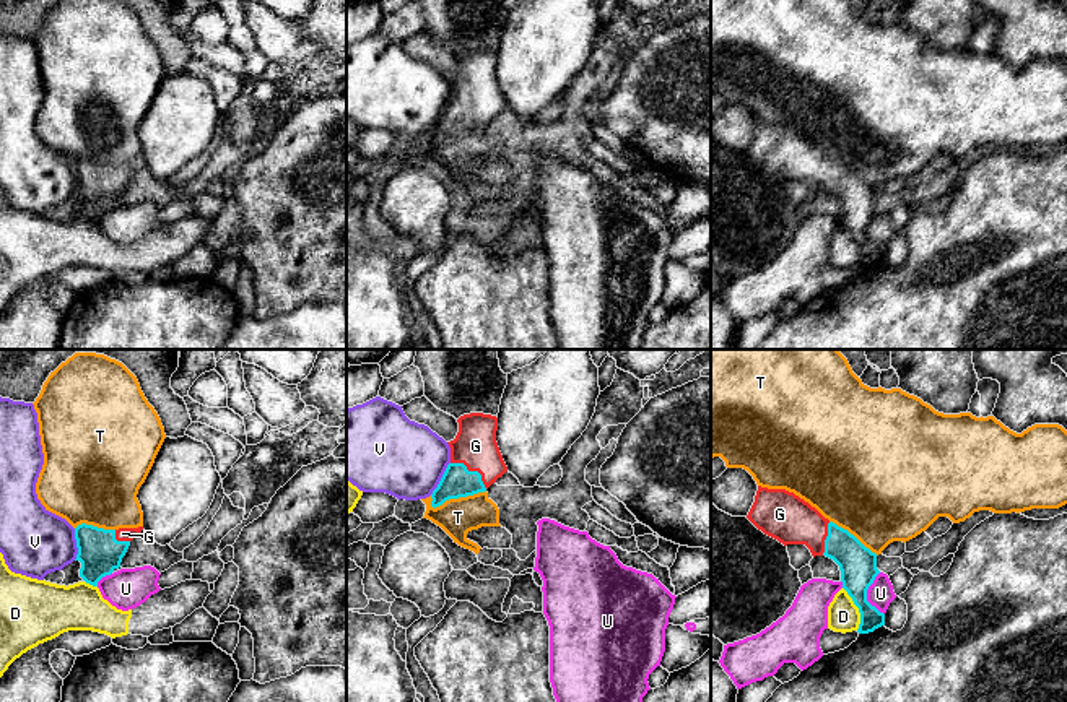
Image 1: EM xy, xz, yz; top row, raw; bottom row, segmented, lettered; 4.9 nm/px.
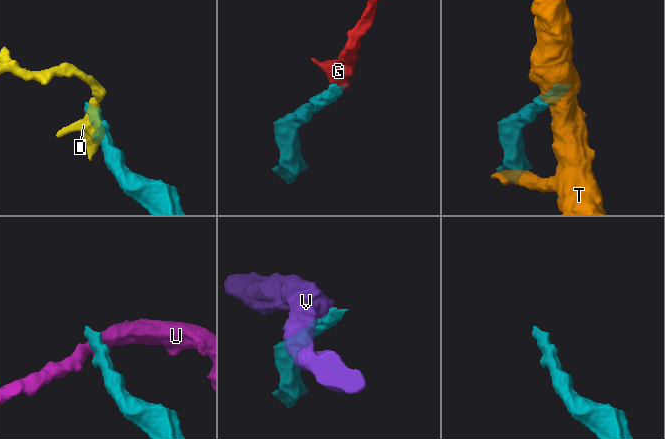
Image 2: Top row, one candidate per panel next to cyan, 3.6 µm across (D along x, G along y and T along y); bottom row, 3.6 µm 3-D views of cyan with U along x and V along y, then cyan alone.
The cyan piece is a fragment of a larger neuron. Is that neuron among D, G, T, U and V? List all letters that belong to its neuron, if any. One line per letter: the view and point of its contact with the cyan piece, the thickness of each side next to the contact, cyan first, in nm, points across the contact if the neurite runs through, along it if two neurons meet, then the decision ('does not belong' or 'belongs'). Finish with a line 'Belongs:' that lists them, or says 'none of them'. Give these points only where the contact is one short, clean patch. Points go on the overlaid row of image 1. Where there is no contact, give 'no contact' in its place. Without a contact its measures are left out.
D: meets cyan in yz at (857, 606); 190 nm thick on the cyan side, 160 nm on the other; border along yz (843, 587), (857, 608), (857, 629); does not belong
G: meets cyan in xz at (472, 472); 160 nm thick on the cyan side, 220 nm on the other; runs through xz (457, 481), (472, 472), (475, 446); belongs
T: meets cyan in xz at (457, 498); 160 nm thick on the cyan side, 180 nm on the other; border along xz (485, 489), (475, 494), (449, 498), (435, 507), (430, 506); does not belong
U: meets cyan in yz at (866, 595); 190 nm thick on the cyan side, 130 nm on the other; does not belong
V: meets cyan in xz at (441, 478); 160 nm thick on the cyan side, 380 nm on the other; border along xz (449, 462), (438, 486), (430, 494); does not belong
Belongs: G

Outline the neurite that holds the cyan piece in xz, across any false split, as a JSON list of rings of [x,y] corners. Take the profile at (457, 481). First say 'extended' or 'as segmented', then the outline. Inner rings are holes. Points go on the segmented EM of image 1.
extended; [[[470,413],[460,416],[457,422],[459,432],[447,442],[451,463],[431,494],[434,509],[449,499],[485,492],[507,471],[496,442],[496,416]]]

